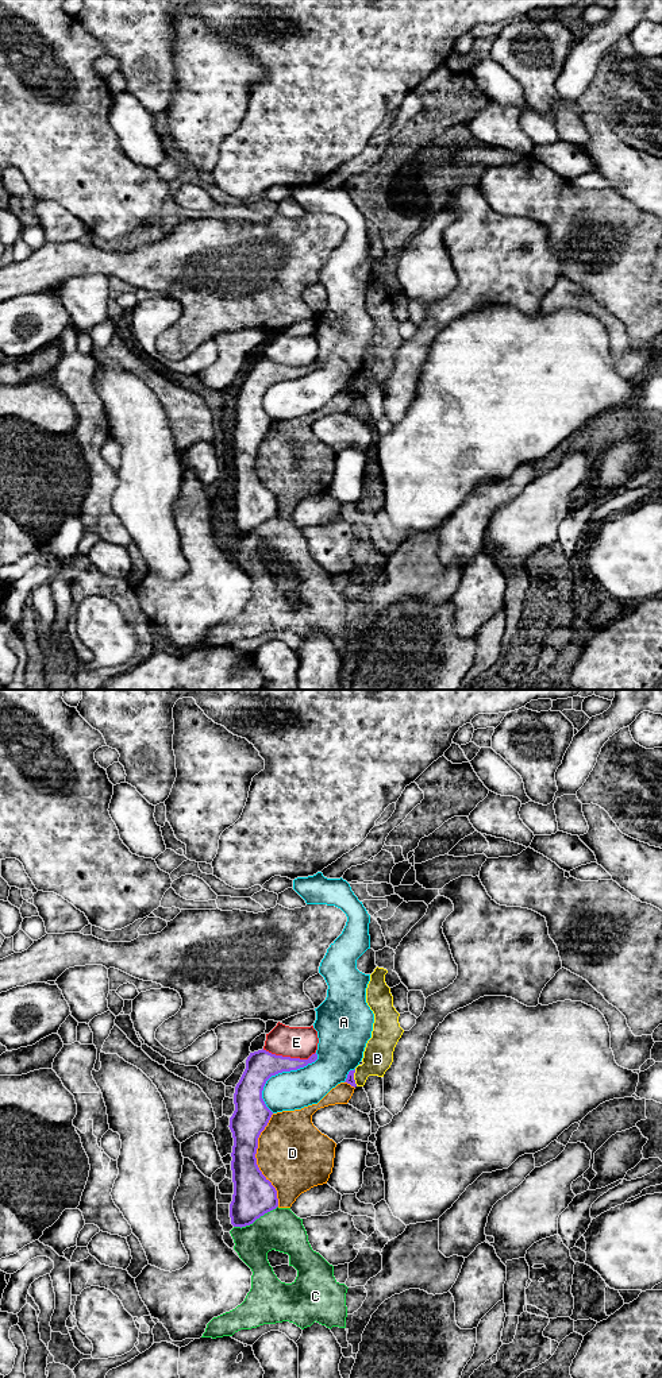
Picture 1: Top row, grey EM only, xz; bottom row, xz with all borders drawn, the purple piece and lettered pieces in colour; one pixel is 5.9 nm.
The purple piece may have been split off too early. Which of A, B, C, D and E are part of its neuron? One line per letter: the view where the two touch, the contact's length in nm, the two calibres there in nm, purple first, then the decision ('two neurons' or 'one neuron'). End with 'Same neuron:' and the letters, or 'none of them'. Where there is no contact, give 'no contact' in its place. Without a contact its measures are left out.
A: meets purple in xz; contact 440 nm long; 180 nm thick on the purple side, 240 nm on the other; two neurons
B: meets purple in xz; contact 110 nm long; 50 nm thick on the purple side, 180 nm on the other; two neurons
C: meets purple in xz; contact 300 nm long; 240 nm thick on the purple side, 240 nm on the other; two neurons
D: meets purple in xz; contact 550 nm long; 240 nm thick on the purple side, 420 nm on the other; two neurons
E: meets purple in xz; contact 320 nm long; 180 nm thick on the purple side, 190 nm on the other; two neurons
Same neuron: none of them

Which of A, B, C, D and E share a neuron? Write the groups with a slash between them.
A / B / C / D / E

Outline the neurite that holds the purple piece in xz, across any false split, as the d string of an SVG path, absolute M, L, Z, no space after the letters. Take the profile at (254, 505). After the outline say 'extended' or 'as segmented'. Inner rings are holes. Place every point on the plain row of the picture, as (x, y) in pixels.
M266 359L250 362L246 368L246 378L235 395L234 413L235 420L230 426L230 439L234 447L232 455L232 491L234 503L230 513L230 526L234 536L246 536L257 528L278 516L277 499L272 491L262 483L257 474L258 447L268 435L273 421L266 416L262 408L262 399L266 390L278 382L297 379L317 368L317 363L312 363L308 368L290 367L272 363Z; as segmented

